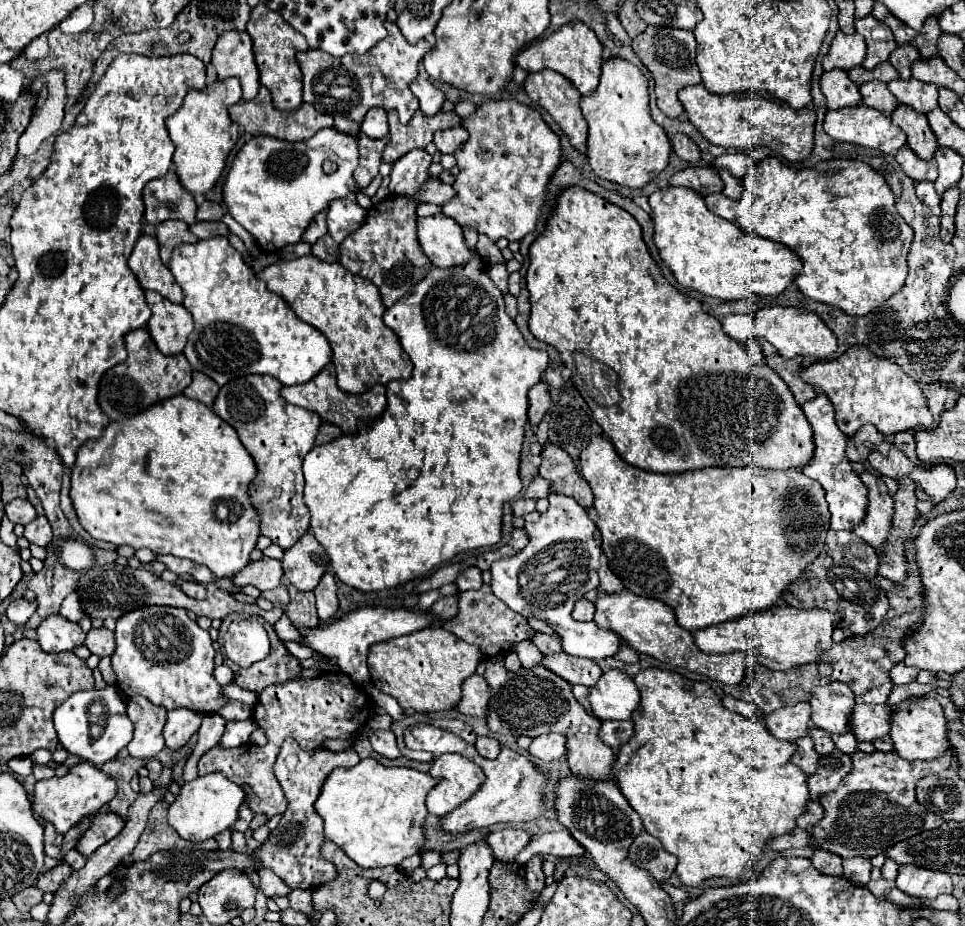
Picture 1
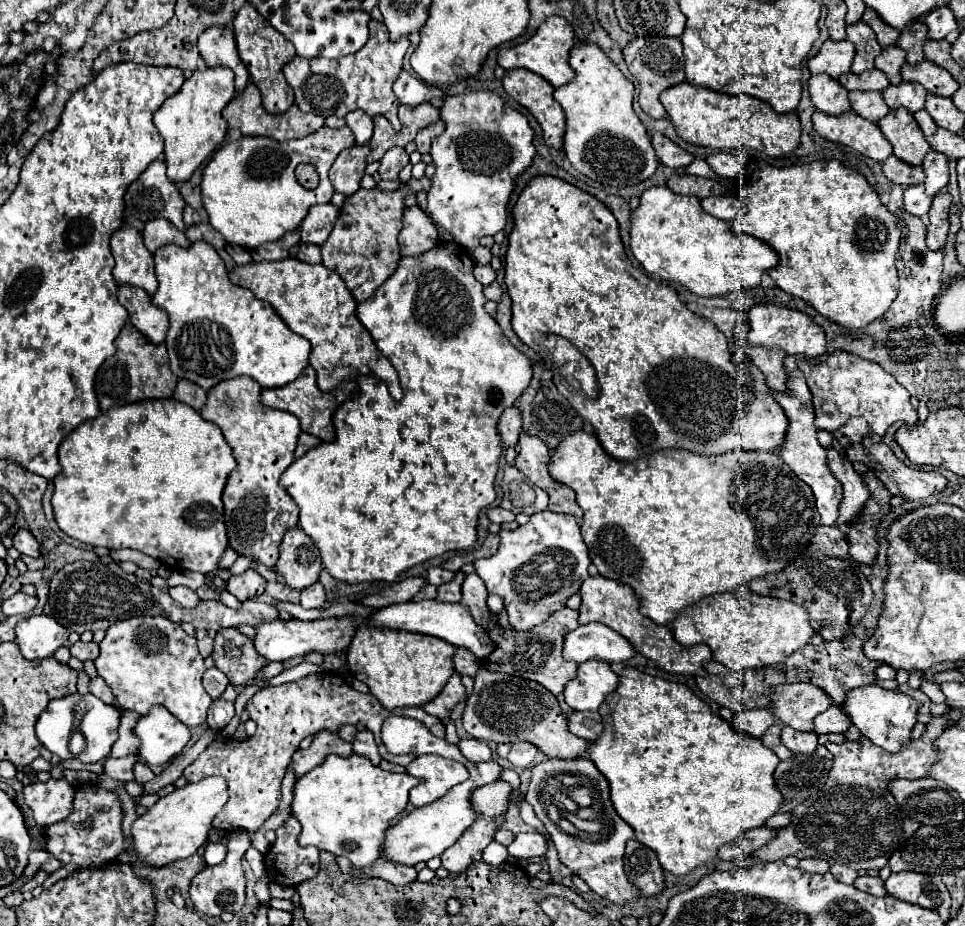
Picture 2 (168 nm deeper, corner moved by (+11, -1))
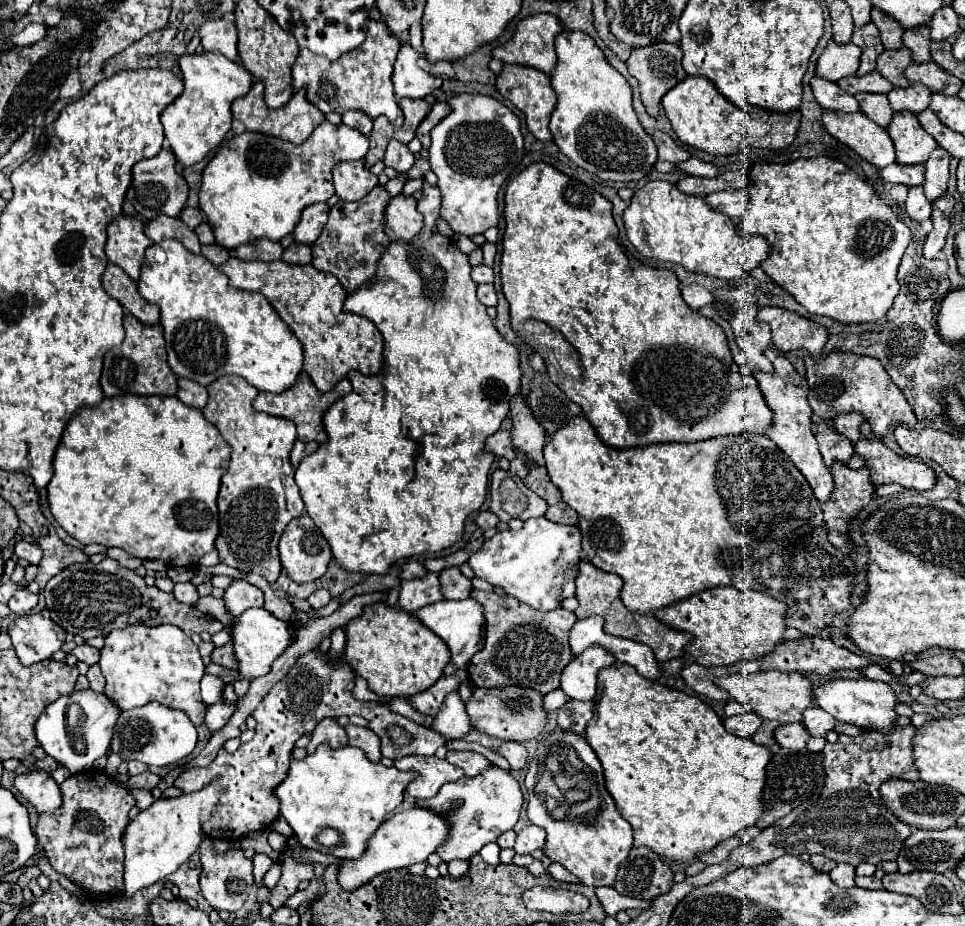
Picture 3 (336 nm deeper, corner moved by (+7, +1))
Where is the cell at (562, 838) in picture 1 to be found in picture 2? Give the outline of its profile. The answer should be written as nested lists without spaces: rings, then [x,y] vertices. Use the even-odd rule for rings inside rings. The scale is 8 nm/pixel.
[[[540,832],[518,834],[514,842],[508,846],[508,854],[514,858],[534,858],[544,856],[548,850],[548,840]]]

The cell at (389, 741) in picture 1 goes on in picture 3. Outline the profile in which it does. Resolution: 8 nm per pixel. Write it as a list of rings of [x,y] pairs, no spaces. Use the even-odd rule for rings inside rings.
[[[348,724],[344,730],[348,734],[350,746],[362,748],[370,762],[380,762],[380,738],[370,728],[358,728]]]

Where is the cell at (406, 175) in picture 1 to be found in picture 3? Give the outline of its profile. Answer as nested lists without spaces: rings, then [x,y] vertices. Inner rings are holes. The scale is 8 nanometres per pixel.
[[[392,140],[384,154],[384,166],[394,168],[396,172],[408,172],[412,168],[412,164],[414,164],[414,156],[408,150],[408,146]]]

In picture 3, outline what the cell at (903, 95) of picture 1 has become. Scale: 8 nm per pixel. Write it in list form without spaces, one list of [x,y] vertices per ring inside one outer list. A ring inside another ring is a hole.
[[[910,84],[906,88],[892,88],[888,92],[888,100],[894,112],[908,110],[912,114],[920,114],[928,108],[932,92],[924,88],[924,84]]]

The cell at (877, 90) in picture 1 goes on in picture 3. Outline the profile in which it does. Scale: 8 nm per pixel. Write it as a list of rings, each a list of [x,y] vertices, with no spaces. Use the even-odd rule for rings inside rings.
[[[860,92],[860,94],[856,94],[856,100],[860,104],[860,110],[870,120],[874,120],[882,128],[888,128],[894,110],[890,108],[888,98],[884,94],[864,94],[864,92]]]

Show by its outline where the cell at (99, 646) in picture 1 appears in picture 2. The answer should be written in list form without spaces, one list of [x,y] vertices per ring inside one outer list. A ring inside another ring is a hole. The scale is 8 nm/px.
[[[76,642],[76,644],[72,644],[70,646],[70,652],[72,652],[72,656],[76,656],[76,658],[80,658],[82,662],[86,662],[86,660],[96,660],[98,658],[98,644],[96,642]]]

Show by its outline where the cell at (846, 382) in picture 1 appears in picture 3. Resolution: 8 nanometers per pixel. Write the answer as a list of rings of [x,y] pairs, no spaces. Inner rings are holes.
[[[832,352],[824,360],[806,360],[806,380],[808,380],[808,402],[824,420],[832,420],[844,412],[860,412],[872,426],[872,434],[882,438],[888,434],[892,424],[914,424],[916,416],[912,406],[906,402],[900,388],[890,380],[888,372],[882,368],[880,360],[870,356],[858,356],[852,352]]]

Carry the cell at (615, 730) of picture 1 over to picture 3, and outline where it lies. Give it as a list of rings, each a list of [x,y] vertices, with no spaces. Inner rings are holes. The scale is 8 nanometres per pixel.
[[[568,700],[562,708],[558,708],[558,726],[564,730],[572,730],[576,734],[582,734],[588,720],[592,718],[594,702],[580,702],[580,700]]]

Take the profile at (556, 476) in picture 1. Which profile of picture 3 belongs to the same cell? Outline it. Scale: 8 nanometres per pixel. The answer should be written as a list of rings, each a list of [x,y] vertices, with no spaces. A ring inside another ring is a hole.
[[[518,394],[512,398],[512,404],[510,404],[510,418],[512,418],[512,444],[514,444],[514,452],[516,452],[516,458],[510,462],[510,472],[520,476],[520,480],[532,490],[536,492],[538,496],[542,496],[548,504],[548,510],[546,510],[546,518],[556,522],[556,524],[570,524],[574,526],[578,522],[578,514],[564,504],[562,496],[560,496],[560,490],[550,482],[548,478],[548,472],[546,472],[546,464],[544,464],[544,454],[542,454],[542,448],[544,448],[544,440],[546,440],[546,434],[544,434],[544,428],[540,428],[540,424],[536,424],[536,418],[532,416],[532,410],[528,408],[526,400]]]

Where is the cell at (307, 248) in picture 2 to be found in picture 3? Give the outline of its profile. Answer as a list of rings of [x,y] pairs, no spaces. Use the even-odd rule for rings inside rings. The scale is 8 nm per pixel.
[[[292,242],[292,244],[284,250],[282,260],[288,262],[288,264],[310,264],[310,260],[312,260],[312,250],[310,250],[310,246],[306,246],[306,244]]]

